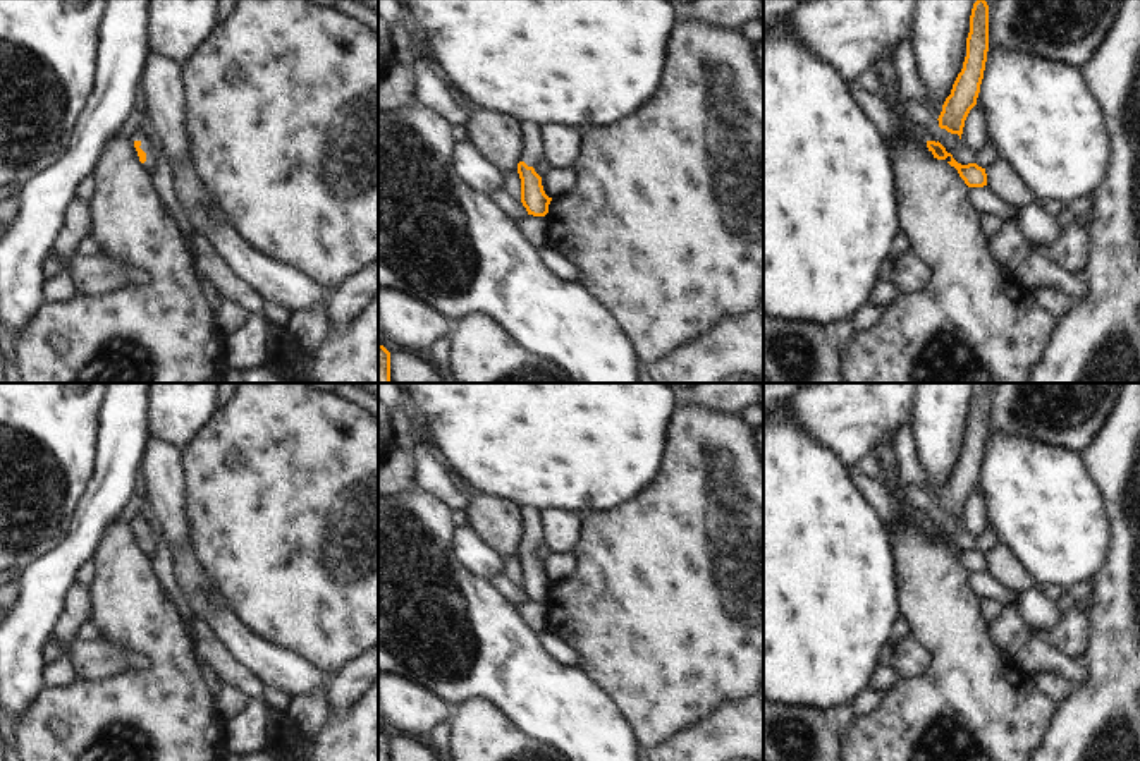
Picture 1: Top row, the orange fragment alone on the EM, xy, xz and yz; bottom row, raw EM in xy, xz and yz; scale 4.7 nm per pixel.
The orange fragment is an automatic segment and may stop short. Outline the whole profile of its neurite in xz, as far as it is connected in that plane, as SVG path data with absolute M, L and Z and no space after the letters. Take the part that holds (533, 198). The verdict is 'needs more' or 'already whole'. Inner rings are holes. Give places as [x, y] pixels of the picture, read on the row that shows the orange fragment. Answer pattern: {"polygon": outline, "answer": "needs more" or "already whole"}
{"polygon": "M519 122L521 149L516 161L516 172L521 179L521 203L528 215L545 216L549 213L549 198L542 186L542 177L535 172L540 160L545 160L542 148L542 125L535 122Z", "answer": "needs more"}

